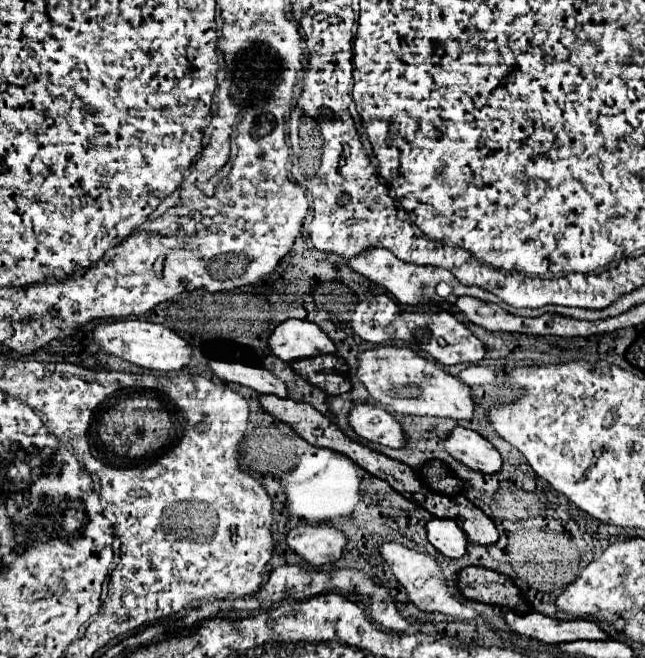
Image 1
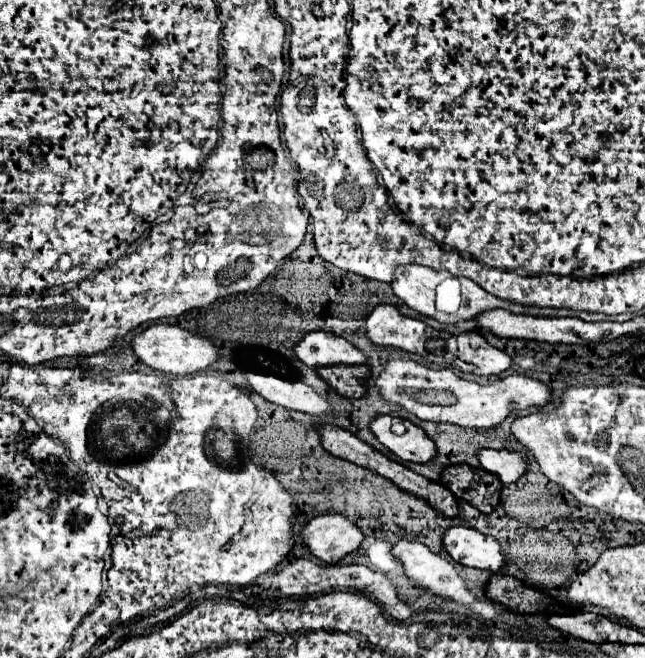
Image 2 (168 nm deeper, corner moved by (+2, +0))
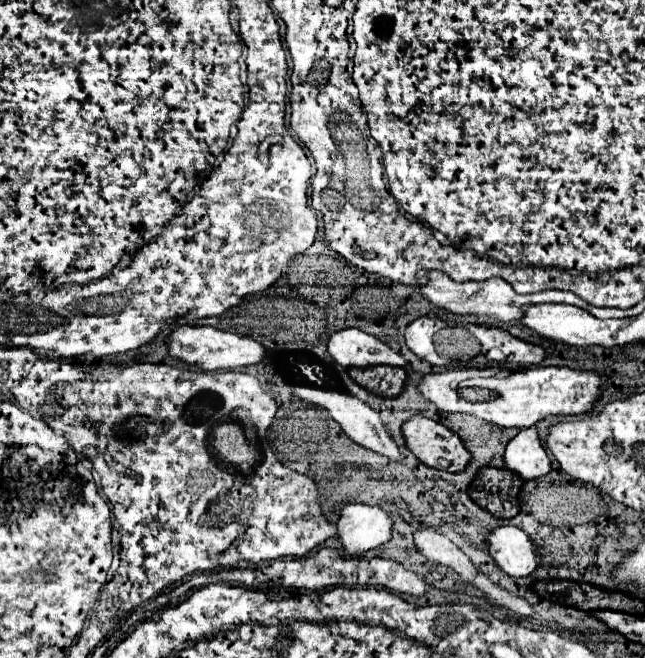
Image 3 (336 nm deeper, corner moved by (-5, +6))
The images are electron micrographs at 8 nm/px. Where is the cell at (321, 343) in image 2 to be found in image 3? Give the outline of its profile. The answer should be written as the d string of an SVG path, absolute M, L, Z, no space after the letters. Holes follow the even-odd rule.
M346 328L338 330L328 338L328 354L332 360L344 368L368 368L378 364L388 366L404 366L404 358L388 348L378 338L358 330L358 328Z

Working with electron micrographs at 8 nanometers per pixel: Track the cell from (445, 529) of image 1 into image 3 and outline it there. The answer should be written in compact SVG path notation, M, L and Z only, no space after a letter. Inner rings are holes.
M502 526L488 532L486 546L496 566L514 578L532 574L540 562L534 542L516 526Z

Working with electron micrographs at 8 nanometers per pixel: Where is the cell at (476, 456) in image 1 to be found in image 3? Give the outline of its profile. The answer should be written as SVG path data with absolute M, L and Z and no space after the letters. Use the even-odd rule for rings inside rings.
M522 428L506 446L504 464L522 480L534 480L550 472L550 458L544 452L536 428Z

